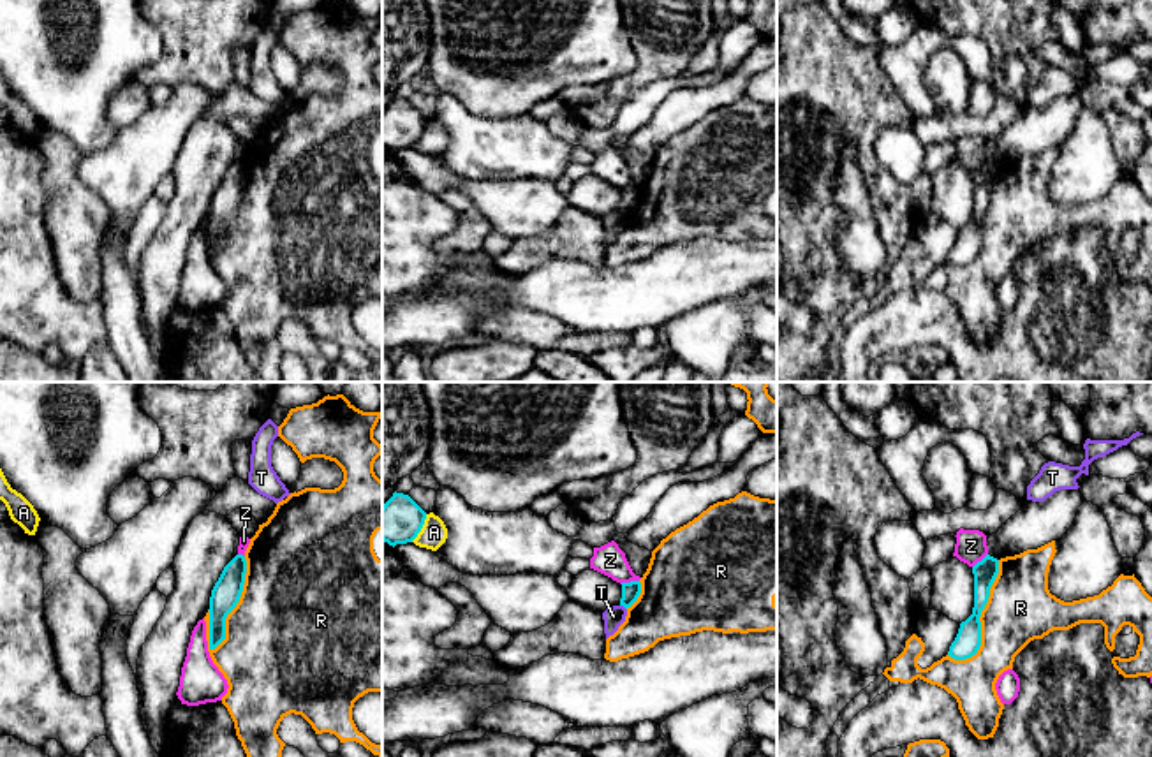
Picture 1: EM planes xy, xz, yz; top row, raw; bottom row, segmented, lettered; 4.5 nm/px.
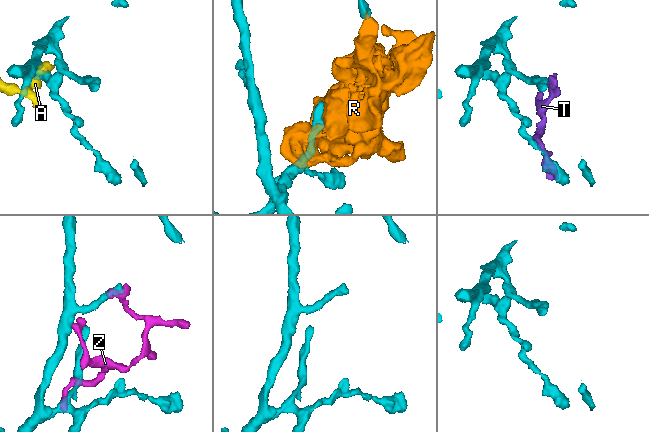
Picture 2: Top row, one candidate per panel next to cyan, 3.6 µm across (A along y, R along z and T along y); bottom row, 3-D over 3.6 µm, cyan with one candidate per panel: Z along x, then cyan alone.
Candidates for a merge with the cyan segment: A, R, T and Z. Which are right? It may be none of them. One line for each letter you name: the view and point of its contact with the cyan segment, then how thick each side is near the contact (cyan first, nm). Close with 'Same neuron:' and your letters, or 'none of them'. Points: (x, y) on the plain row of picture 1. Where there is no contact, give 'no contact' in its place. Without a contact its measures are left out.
Same neuron: none of them

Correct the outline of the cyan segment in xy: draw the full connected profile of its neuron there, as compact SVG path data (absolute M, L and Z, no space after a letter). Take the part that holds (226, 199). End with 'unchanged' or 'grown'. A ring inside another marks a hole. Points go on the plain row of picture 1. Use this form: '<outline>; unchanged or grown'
M236 160L222 176L210 202L210 255L225 245L225 224L240 208L247 180L247 165Z; unchanged

